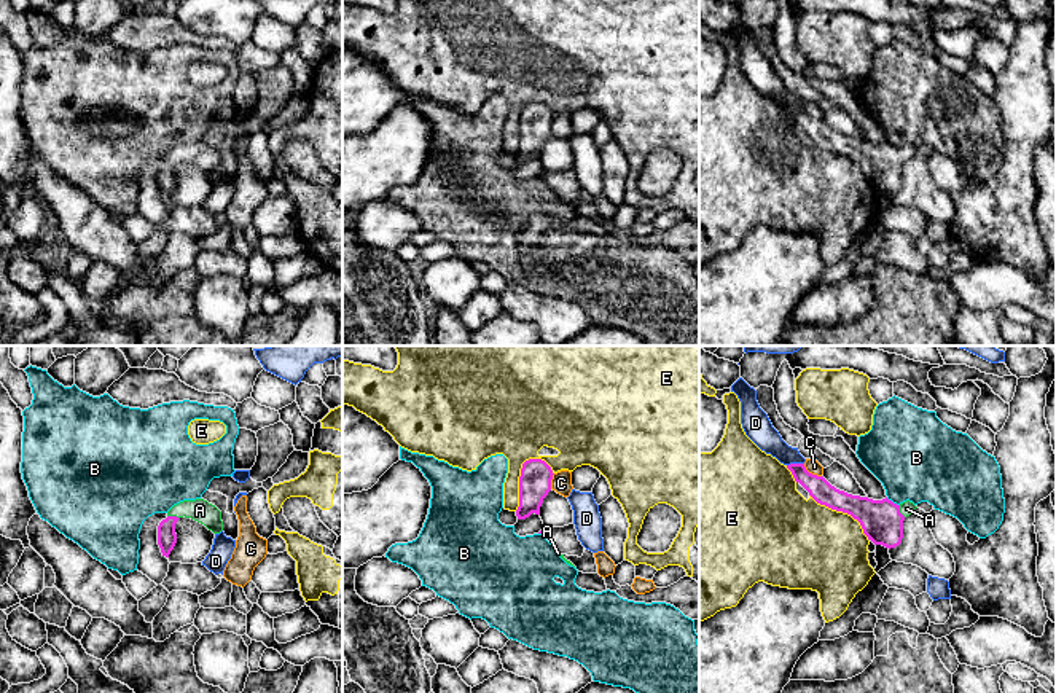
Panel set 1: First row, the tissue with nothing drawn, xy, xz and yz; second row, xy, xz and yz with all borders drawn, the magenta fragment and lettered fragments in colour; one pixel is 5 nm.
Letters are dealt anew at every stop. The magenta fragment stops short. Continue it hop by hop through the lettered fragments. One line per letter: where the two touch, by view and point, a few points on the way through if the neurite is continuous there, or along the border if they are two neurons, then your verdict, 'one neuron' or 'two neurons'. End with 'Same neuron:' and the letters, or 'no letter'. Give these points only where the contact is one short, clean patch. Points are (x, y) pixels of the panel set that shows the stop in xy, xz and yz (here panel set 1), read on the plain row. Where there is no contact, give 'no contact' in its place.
A: meets magenta in xy at (174, 160); runs through xy (166, 174), (174, 160), (180, 153), (199, 153); one neuron
B: meets magenta in yz at (891, 144); border along yz (886, 140), (899, 148); two neurons
C: meets magenta in yz at (811, 117); two neurons
D: meets magenta in yz at (795, 107); two neurons
E: meets magenta in xz at (520, 120); two neurons
Same neuron: A

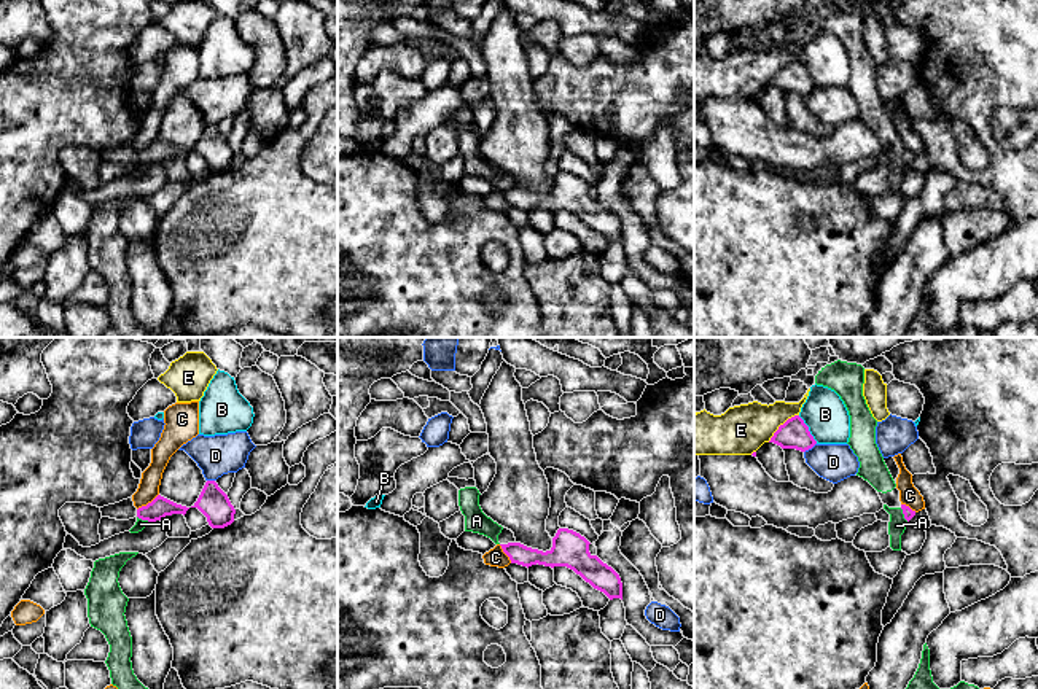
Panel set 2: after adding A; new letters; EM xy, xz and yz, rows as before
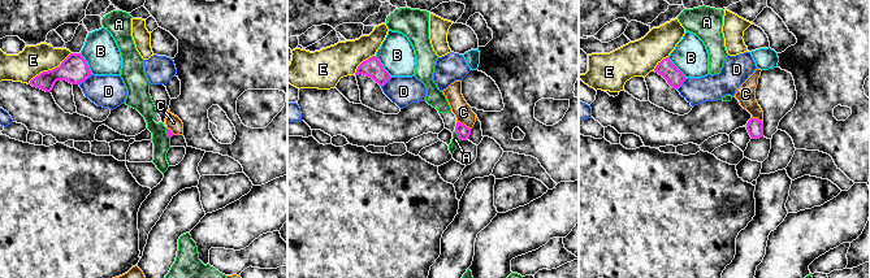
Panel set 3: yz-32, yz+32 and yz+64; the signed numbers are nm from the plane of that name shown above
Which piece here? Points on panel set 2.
A: meets magenta in xy at (144, 163); border along xy (137, 159), (148, 166); two neurons
B: meets magenta in yz at (807, 73); two neurons
C: meets magenta in xy at (148, 147); two neurons
D: meets magenta in yz at (809, 91); two neurons
E: meets magenta in yz at (780, 69); two neurons
Same neuron: no letter

